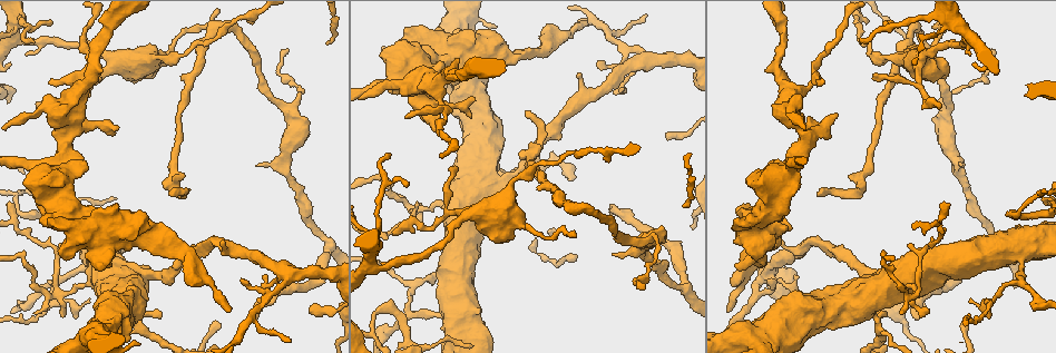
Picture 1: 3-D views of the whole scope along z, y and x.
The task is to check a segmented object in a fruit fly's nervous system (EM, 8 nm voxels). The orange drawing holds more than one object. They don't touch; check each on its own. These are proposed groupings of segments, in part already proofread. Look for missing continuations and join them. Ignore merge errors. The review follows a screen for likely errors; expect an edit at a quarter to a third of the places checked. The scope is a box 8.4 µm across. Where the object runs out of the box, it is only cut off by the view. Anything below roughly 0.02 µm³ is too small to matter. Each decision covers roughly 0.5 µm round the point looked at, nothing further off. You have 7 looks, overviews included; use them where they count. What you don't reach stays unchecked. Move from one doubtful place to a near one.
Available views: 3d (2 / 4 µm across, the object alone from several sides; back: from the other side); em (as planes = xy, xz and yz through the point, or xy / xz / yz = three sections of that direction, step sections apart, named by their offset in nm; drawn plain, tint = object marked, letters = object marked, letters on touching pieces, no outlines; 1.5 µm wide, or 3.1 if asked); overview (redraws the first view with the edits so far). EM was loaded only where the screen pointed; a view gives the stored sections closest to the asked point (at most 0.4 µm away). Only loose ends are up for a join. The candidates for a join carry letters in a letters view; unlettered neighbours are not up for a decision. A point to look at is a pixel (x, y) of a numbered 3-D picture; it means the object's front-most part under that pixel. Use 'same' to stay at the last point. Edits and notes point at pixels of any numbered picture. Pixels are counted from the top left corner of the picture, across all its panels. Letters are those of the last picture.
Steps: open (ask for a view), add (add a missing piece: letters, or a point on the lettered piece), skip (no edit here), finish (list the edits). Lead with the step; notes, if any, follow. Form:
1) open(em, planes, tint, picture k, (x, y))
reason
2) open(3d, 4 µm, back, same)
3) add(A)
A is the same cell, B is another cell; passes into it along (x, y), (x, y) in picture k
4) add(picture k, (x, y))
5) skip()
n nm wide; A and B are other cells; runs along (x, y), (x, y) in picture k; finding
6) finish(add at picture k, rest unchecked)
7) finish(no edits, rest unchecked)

open(em, planes, plain, picture 1, (32, 41))
free end

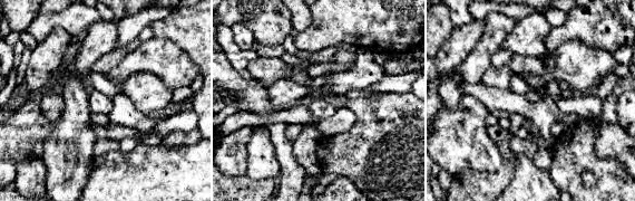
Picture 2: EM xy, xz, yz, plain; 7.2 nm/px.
open(em, planes, letters, same)

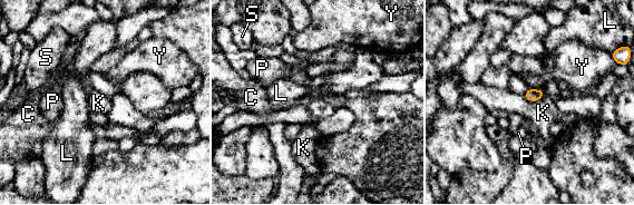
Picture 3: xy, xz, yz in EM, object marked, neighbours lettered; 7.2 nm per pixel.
skip()
90 nm wide; K touches over 170 nm; C, K, L, P, S and Y are other cells; no lettered piece goes on from it

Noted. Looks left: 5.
open(3d, 2 µm, picture 1, (644, 289))
thin end

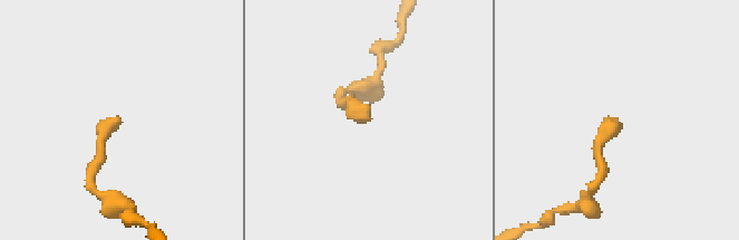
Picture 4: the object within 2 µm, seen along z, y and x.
open(em, planes, plain, picture 4, (113, 122))
shape alone is not enough

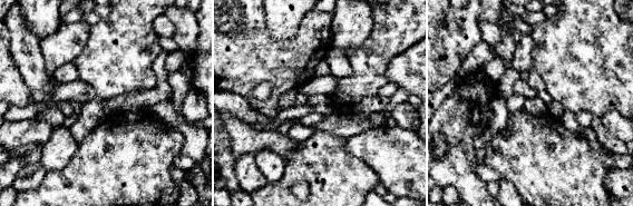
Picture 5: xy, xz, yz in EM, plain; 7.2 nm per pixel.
open(em, planes, letters, same)

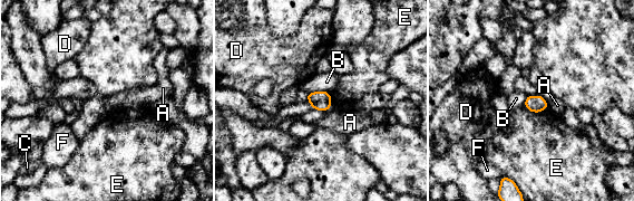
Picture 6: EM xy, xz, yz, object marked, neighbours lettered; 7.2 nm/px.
skip()
E touches over 190 nm; A, B, C, D, E and F are other cells; border along (524, 104), (534, 112), (548, 107) in picture 6; none of them fits

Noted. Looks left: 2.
open(em, planes, letters, picture 1, (915, 317))

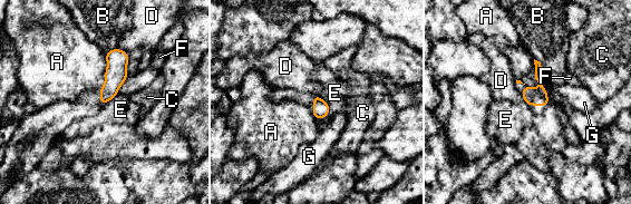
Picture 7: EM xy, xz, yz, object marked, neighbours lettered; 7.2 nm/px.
skip()
A, B, C, D, E, F and G are other cells; no lettered piece goes on from it

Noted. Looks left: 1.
finish(no edits, rest unchecked)

